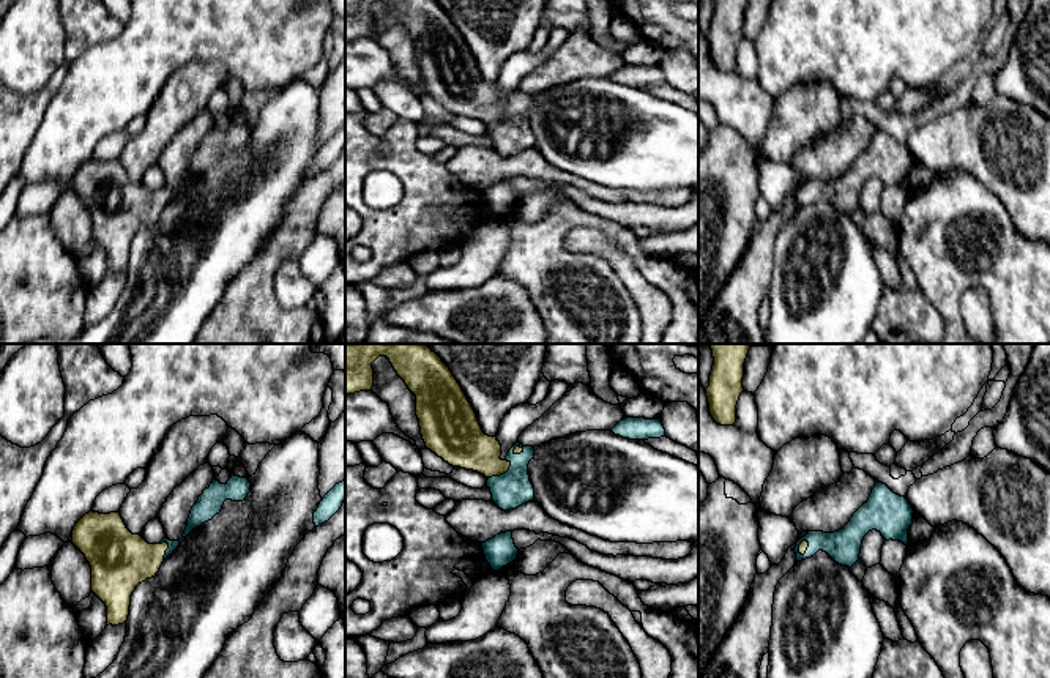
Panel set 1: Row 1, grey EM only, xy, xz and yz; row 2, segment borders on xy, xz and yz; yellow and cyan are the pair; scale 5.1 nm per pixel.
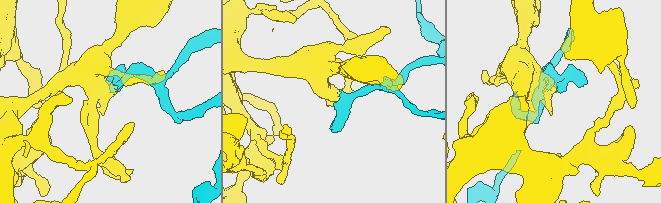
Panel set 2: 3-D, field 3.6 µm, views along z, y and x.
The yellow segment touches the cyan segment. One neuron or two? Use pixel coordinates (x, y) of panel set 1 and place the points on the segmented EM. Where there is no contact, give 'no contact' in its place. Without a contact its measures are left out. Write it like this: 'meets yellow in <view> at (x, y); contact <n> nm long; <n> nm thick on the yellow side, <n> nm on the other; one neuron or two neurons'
meets yellow in xz at (502, 473); contact 150 nm long; 240 nm thick on the yellow side, 190 nm on the other; one neuron

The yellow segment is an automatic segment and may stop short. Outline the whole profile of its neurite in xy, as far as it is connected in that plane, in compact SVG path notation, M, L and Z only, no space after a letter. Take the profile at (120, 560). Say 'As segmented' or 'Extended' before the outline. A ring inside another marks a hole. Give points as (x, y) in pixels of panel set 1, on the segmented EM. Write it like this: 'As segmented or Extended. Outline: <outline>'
Extended. Outline: M90 511L76 523L73 544L91 566L91 591L107 607L107 626L118 626L128 620L136 587L156 576L180 541L148 544L126 528L120 512Z

